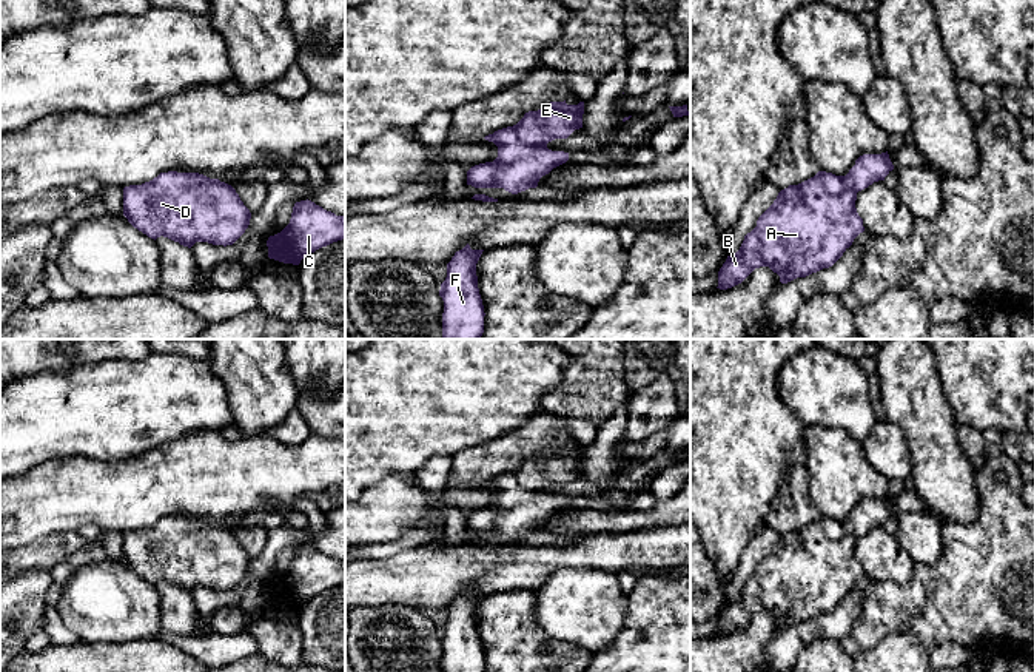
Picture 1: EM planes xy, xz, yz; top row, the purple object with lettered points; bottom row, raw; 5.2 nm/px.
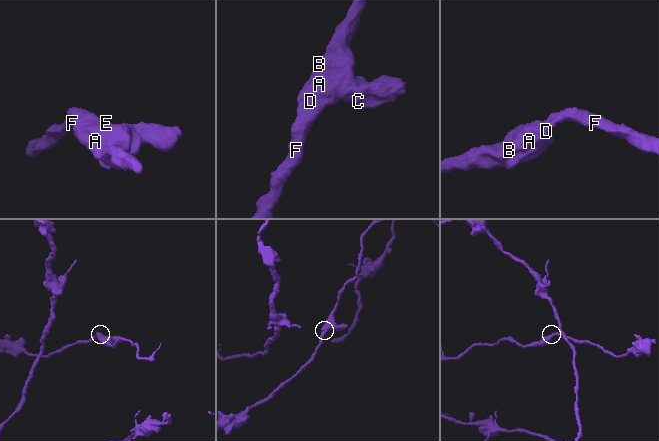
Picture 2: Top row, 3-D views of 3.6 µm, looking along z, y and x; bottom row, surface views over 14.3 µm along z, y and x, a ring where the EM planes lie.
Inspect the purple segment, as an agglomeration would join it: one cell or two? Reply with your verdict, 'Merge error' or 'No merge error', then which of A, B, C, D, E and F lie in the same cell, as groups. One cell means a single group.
No merge error. Groups: A B C D E F

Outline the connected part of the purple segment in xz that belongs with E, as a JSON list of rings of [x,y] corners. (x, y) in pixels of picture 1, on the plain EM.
[[[550,447],[546,453],[525,458],[516,470],[485,481],[485,486],[498,492],[498,502],[472,512],[467,530],[504,533],[512,539],[536,533],[542,521],[569,506],[569,498],[552,496],[547,489],[567,484],[582,473],[582,459],[584,447]]]

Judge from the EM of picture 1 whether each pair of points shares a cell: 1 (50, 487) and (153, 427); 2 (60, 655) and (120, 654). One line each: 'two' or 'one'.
1: two
2: one

